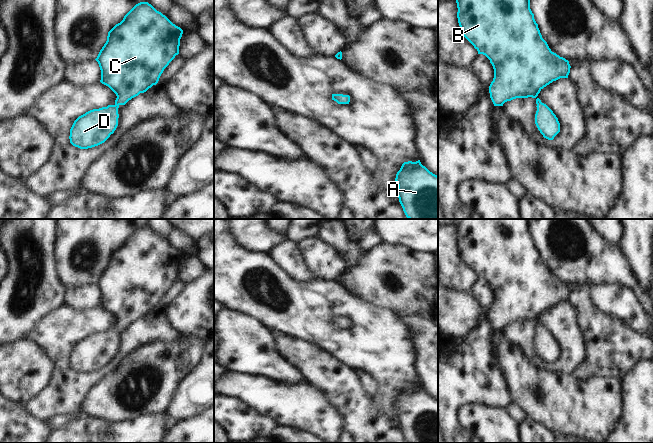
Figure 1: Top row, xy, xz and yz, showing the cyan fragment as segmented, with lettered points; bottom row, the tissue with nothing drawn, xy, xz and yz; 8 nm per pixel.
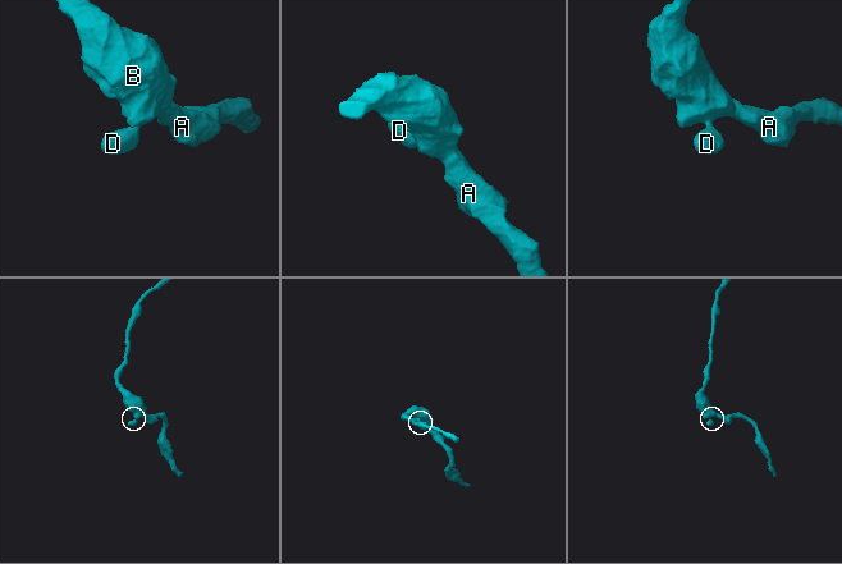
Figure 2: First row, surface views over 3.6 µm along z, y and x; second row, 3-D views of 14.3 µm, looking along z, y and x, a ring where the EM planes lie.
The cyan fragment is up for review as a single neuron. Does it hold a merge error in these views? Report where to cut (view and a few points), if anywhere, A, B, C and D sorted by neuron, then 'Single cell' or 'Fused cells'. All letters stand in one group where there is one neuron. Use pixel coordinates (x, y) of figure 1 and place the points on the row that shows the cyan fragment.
No split. Groups: A B C D. Single cell.

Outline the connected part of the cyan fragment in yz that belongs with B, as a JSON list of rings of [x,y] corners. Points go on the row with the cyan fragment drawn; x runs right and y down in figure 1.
[[[456,0],[456,3],[458,23],[463,36],[474,46],[478,54],[485,55],[493,66],[494,78],[489,86],[489,93],[494,106],[503,106],[505,102],[516,98],[535,98],[535,124],[544,138],[553,140],[560,132],[560,123],[553,111],[537,96],[553,81],[568,78],[571,66],[568,60],[552,52],[542,38],[530,9],[530,0]]]

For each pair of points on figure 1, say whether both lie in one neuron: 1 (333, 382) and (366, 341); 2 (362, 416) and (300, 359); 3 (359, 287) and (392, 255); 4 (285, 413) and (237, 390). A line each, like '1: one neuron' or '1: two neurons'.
1: two neurons
2: one neuron
3: one neuron
4: one neuron

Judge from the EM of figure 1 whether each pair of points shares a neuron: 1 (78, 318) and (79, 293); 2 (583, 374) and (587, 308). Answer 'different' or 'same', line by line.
1: different
2: same

